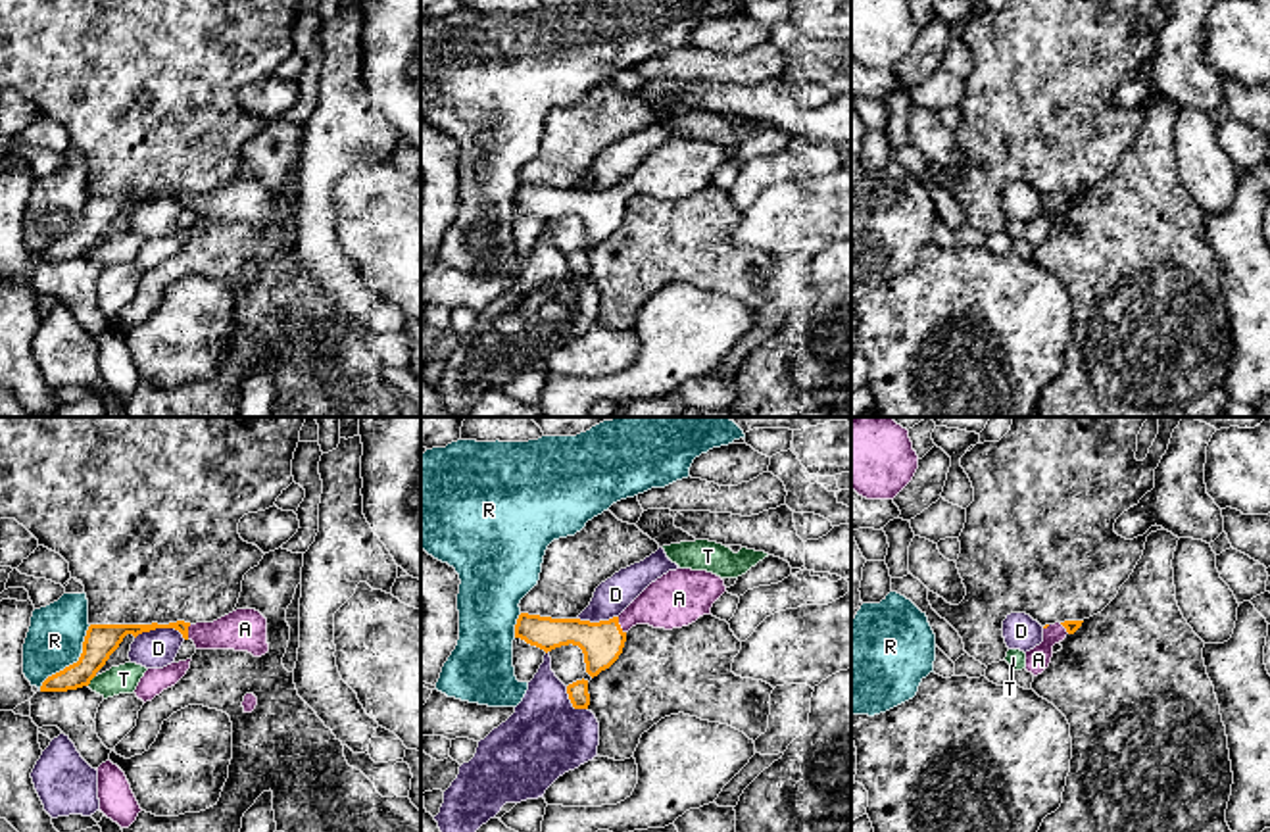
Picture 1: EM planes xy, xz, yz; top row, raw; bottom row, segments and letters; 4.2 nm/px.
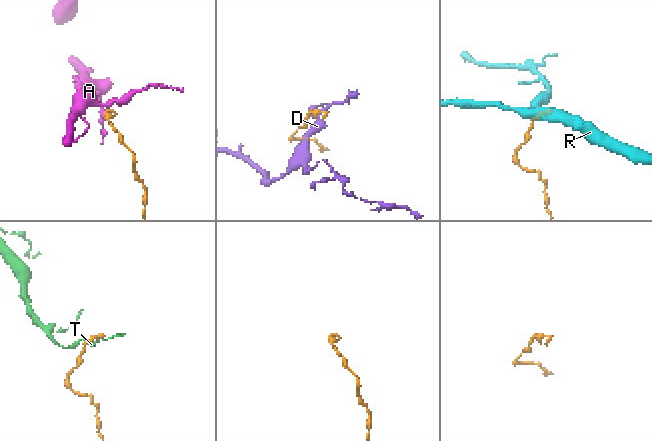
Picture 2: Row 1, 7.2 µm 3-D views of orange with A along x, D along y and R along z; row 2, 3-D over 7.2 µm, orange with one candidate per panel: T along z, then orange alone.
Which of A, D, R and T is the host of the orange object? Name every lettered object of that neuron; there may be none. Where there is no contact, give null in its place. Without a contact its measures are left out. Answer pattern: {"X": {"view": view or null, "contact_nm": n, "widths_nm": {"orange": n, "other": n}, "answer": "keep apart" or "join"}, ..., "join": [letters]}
{"A": {"view": "xz", "contact_nm": 80, "widths_nm": {"orange": 180, "other": 220}, "answer": "join"}, "D": {"view": "xy", "contact_nm": 220, "widths_nm": {"orange": 140, "other": 160}, "answer": "keep apart"}, "R": {"view": "xy", "contact_nm": 340, "widths_nm": {"orange": 140, "other": 240}, "answer": "keep apart"}, "T": {"view": "xy", "contact_nm": 60, "widths_nm": {"orange": 140, "other": 120}, "answer": "keep apart"}, "join": ["A"]}

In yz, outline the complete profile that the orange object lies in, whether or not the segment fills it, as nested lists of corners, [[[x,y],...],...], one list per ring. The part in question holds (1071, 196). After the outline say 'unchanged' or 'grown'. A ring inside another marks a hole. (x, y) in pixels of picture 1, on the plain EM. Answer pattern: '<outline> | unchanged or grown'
[[[1064,190],[1043,196],[1043,211],[1026,221],[1026,240],[1034,246],[1041,244],[1053,227],[1053,215],[1062,211],[1068,204],[1074,204],[1084,190]]] | grown

